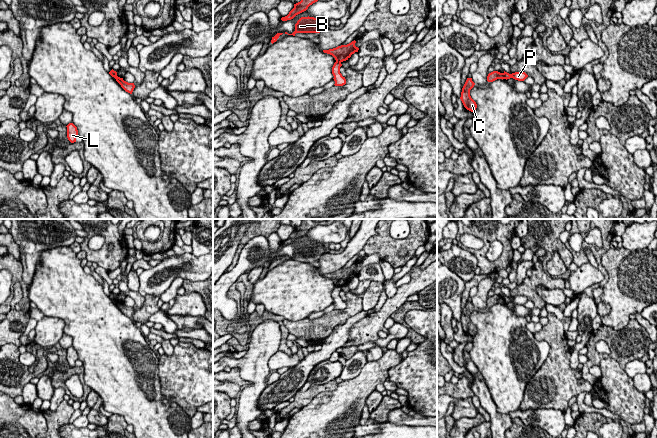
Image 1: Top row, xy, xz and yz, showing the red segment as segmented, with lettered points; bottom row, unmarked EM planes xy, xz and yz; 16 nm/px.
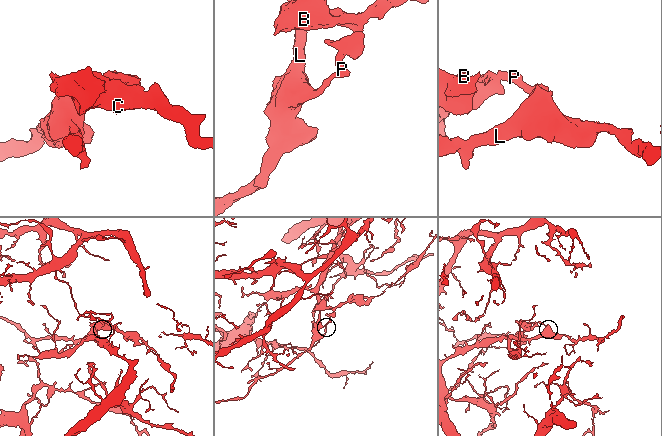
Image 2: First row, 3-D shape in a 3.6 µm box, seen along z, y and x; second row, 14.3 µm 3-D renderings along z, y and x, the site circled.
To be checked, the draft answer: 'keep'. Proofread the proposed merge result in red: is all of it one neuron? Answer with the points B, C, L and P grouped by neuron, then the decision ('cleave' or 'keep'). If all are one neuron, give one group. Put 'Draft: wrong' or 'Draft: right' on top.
Draft: wrong
groups B C / L P; cleave

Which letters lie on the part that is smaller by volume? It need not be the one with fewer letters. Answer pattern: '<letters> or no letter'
B, C

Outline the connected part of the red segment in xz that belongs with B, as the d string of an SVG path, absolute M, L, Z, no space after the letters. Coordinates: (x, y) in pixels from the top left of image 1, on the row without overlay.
M301 241L295 248L295 255L292 258L295 260L296 257L320 257L327 253L326 246L314 241Z

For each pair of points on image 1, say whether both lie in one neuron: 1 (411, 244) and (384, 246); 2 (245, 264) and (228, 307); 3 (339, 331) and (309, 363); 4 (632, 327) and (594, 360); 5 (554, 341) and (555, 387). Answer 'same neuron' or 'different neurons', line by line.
1: same neuron
2: same neuron
3: same neuron
4: same neuron
5: same neuron

